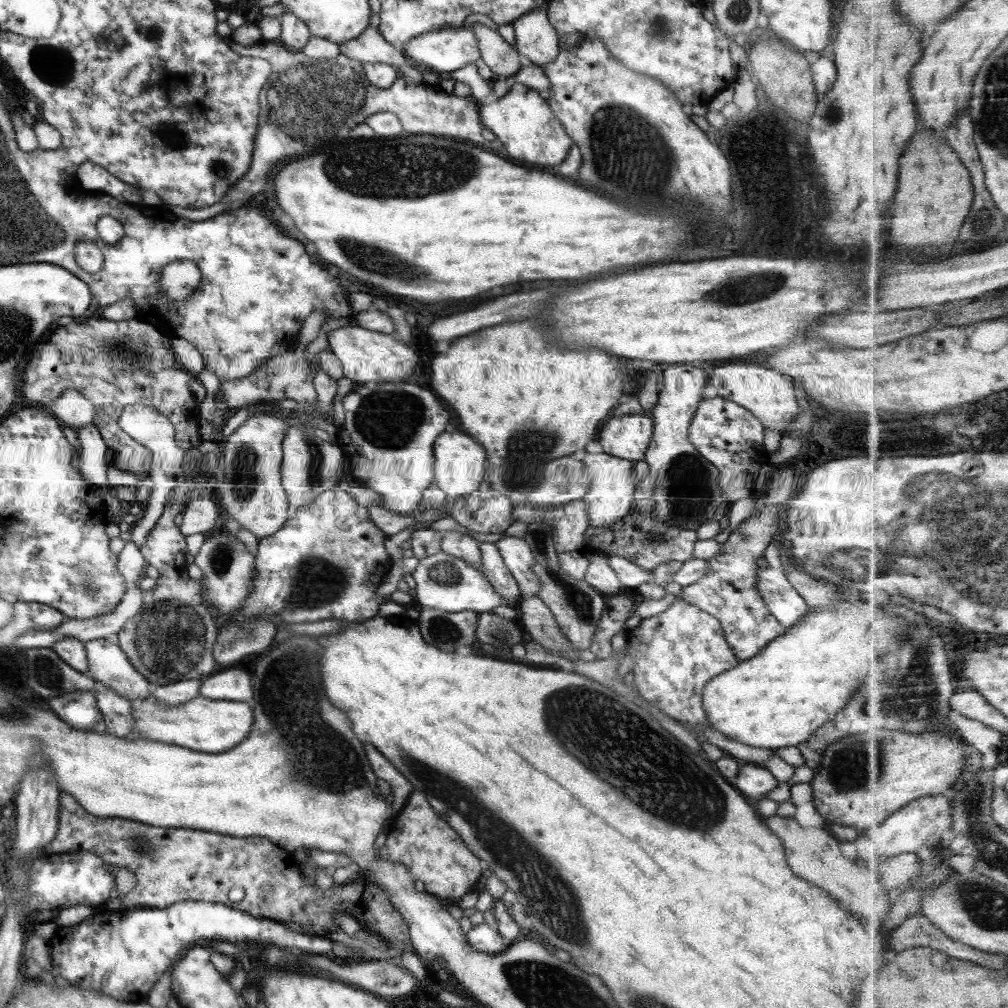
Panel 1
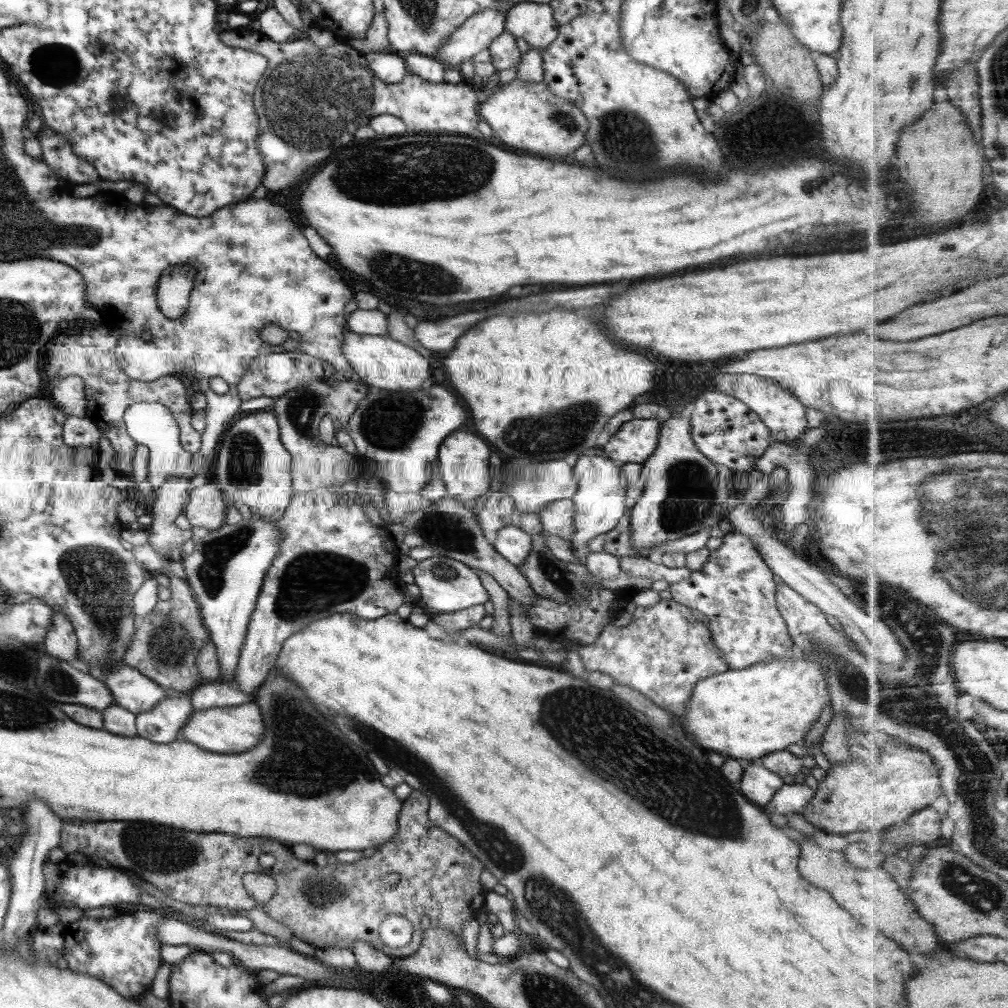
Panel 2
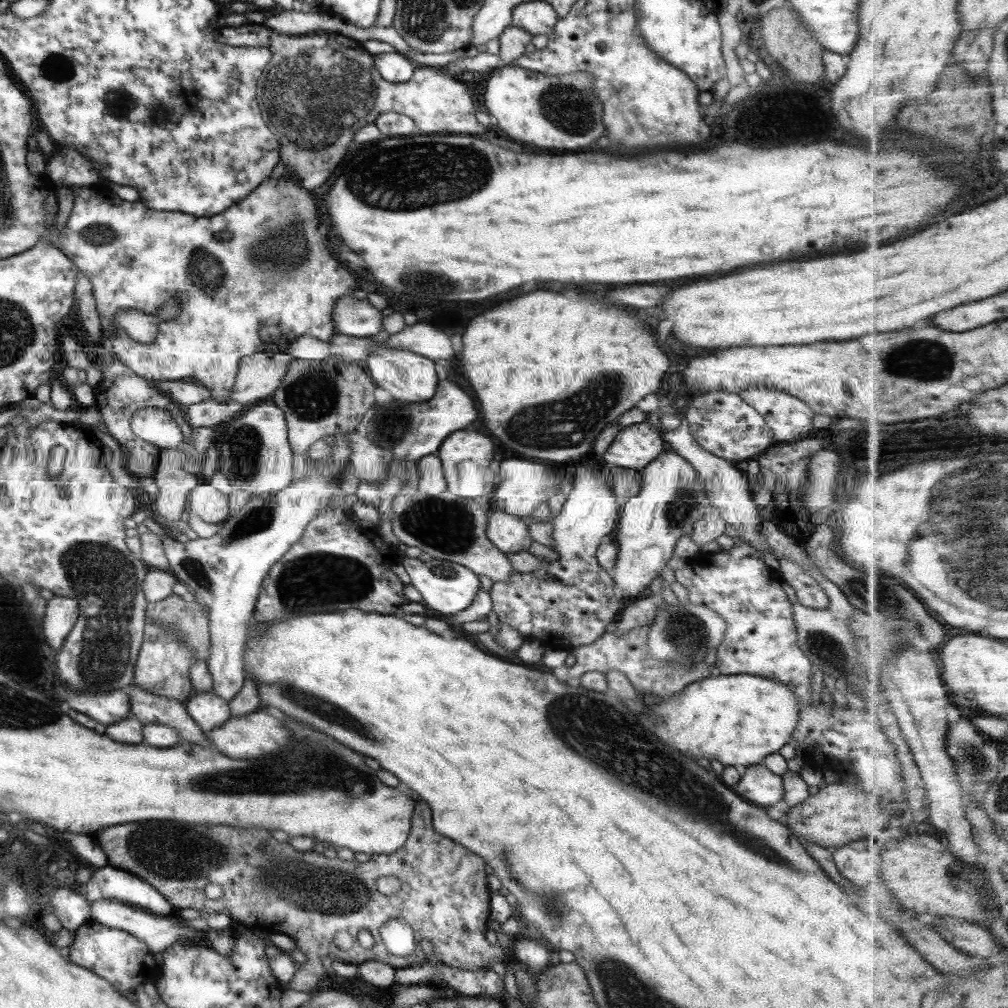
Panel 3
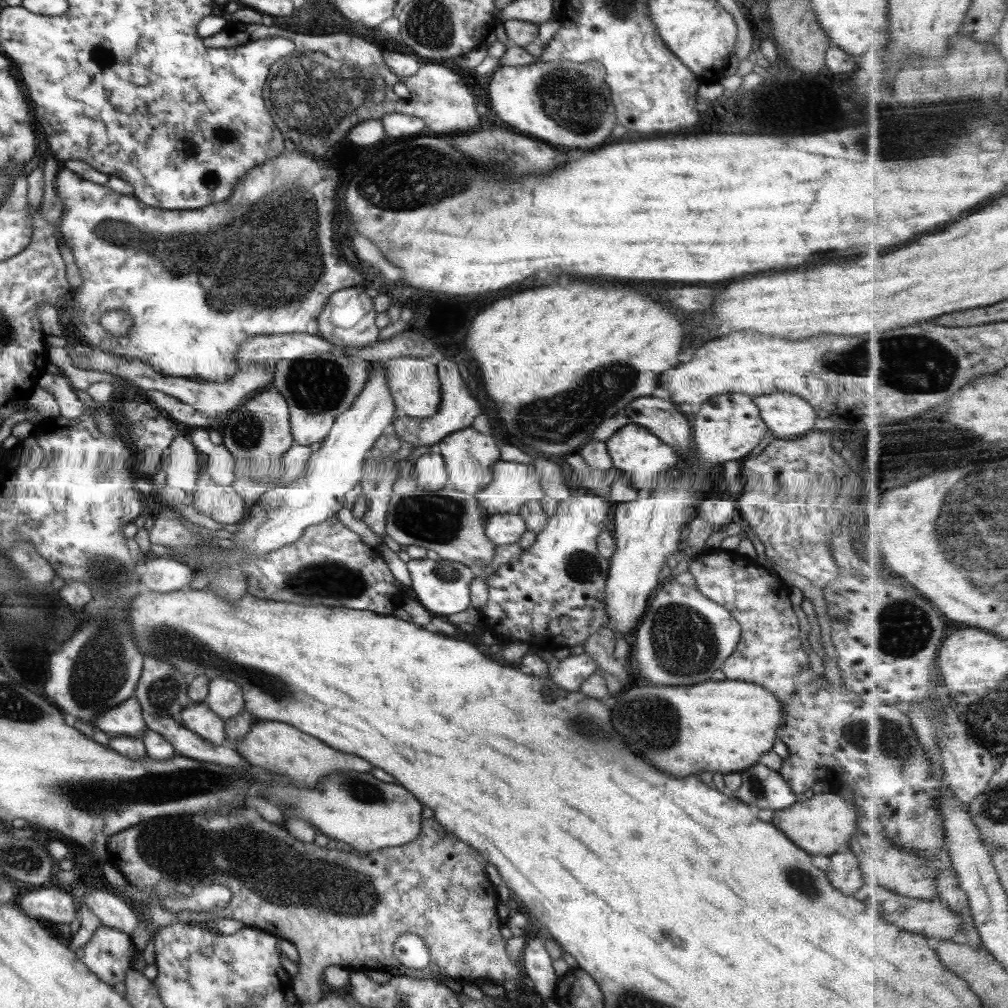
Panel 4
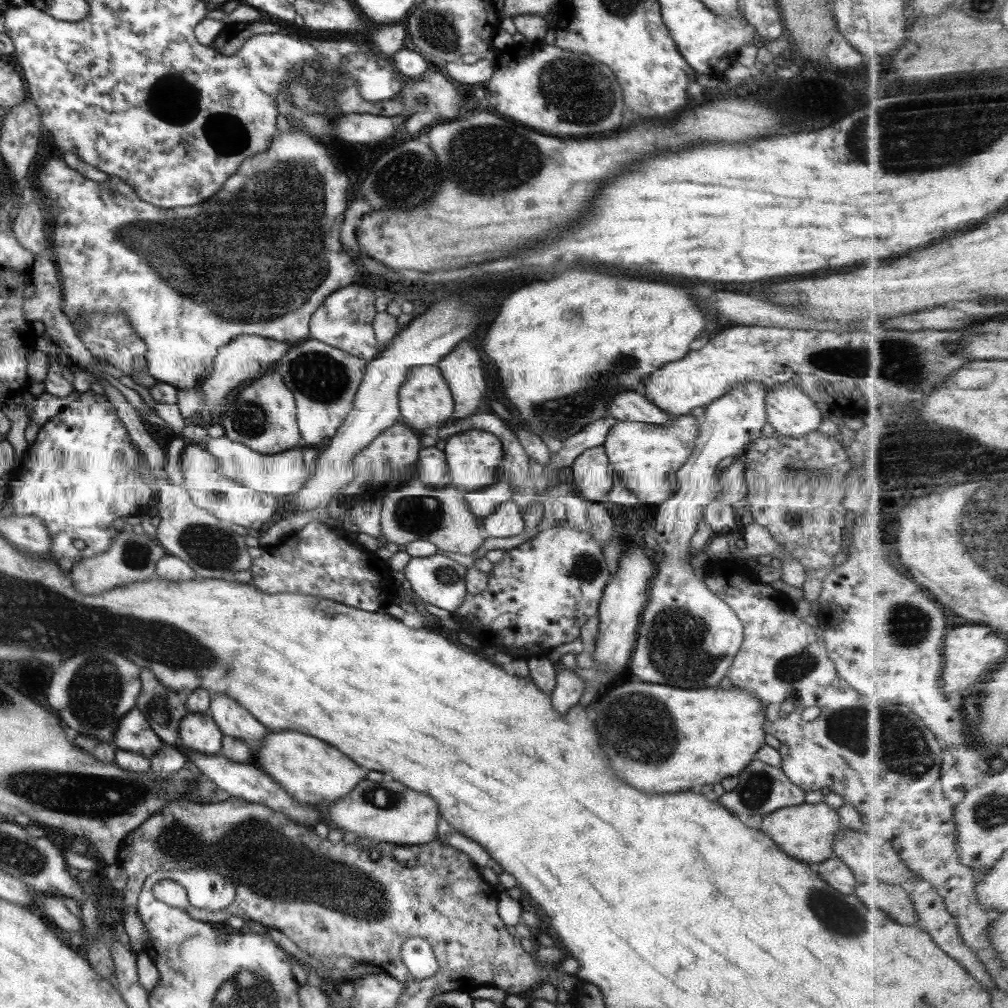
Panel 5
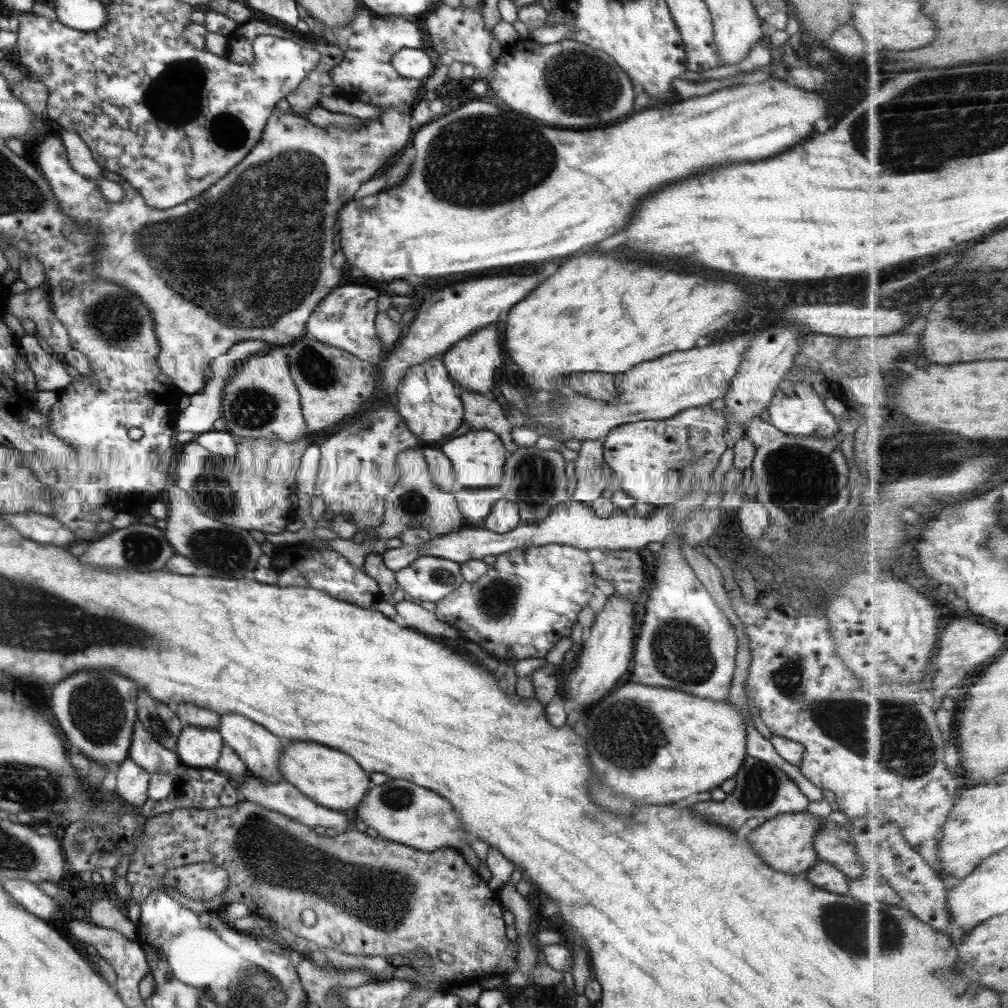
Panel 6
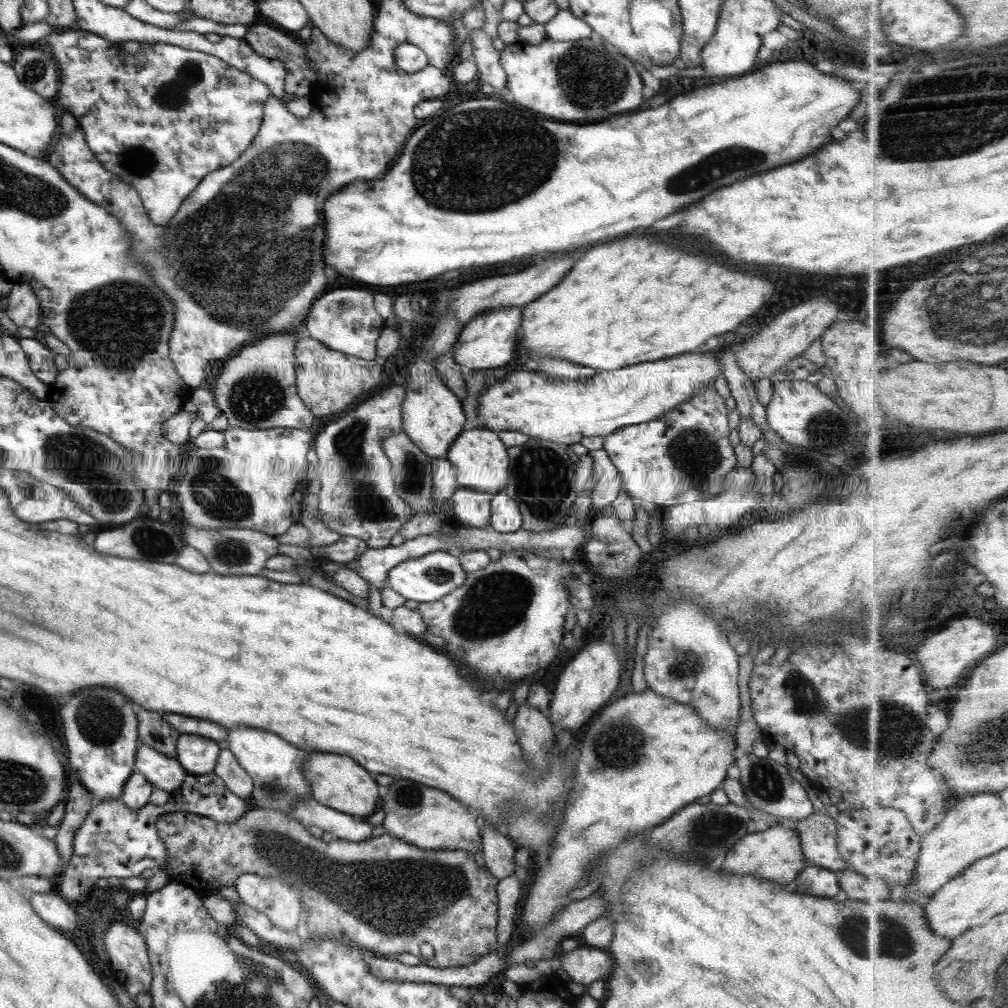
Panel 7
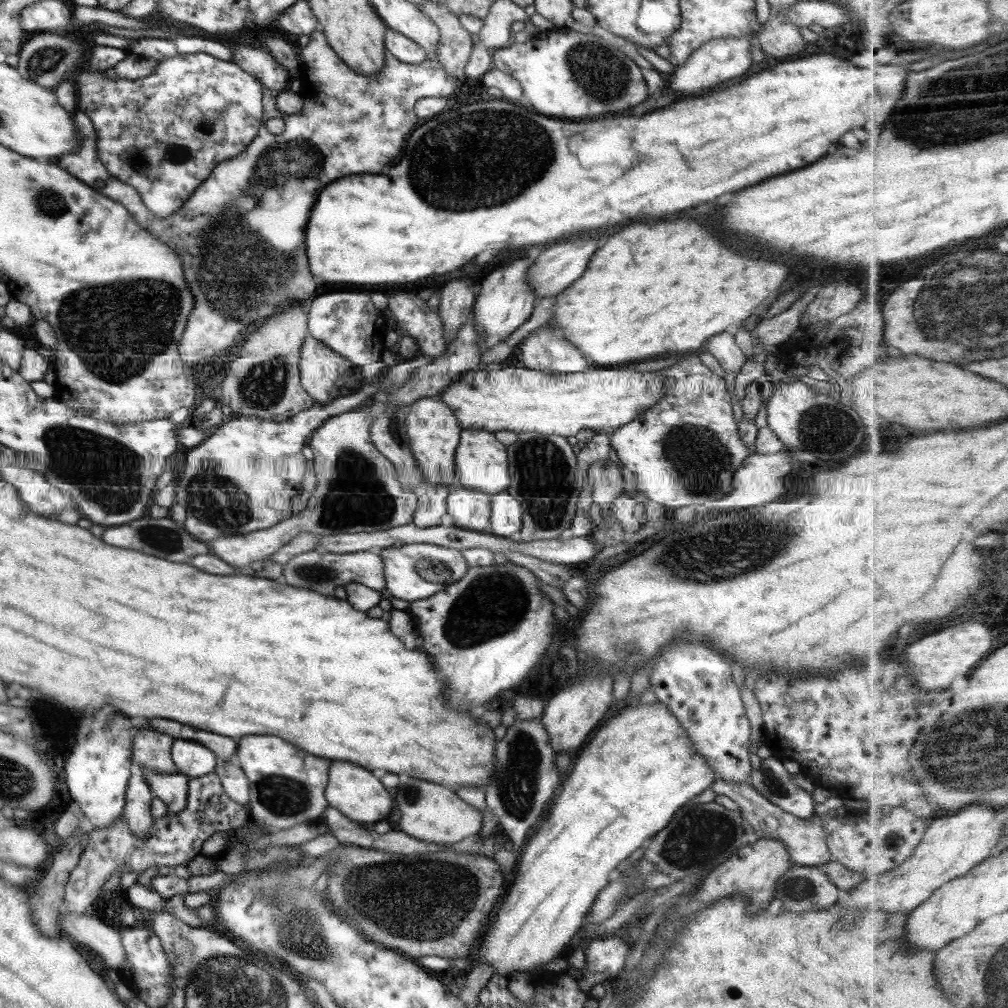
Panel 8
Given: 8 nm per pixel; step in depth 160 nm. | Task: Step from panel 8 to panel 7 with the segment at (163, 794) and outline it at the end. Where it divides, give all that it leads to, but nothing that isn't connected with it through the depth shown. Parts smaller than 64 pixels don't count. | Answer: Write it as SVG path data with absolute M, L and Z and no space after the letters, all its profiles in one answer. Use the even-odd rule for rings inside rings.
M139 743L136 753L135 771L142 773L148 782L151 782L154 787L165 790L168 794L178 792L183 785L184 779L188 774L184 768L177 762L177 759L167 757L144 743Z

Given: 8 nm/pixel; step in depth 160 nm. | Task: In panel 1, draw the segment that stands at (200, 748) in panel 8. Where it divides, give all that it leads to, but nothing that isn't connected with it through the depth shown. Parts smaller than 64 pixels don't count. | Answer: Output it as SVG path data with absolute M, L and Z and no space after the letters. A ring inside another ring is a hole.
M231 668L216 671L204 679L200 695L210 700L229 700L251 703L254 696L252 673L243 669Z

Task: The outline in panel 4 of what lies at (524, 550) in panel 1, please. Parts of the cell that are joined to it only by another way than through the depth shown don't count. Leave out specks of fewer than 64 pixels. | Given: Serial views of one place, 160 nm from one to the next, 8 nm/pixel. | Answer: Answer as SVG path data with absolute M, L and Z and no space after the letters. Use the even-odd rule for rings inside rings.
M490 515L485 524L485 535L496 547L516 544L526 532L526 524L519 515Z

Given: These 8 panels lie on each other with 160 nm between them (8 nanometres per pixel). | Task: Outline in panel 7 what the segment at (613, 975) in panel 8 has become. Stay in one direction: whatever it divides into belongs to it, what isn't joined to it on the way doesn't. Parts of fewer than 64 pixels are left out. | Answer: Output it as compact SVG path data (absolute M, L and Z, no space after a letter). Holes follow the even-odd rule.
M581 945L572 951L559 950L556 957L562 962L562 970L570 976L576 984L585 989L592 982L607 978L612 974L614 962L606 949Z

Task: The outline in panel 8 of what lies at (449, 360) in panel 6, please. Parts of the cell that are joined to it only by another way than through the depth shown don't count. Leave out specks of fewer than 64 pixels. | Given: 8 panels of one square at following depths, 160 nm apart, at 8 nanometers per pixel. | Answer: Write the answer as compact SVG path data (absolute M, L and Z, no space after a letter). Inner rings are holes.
M534 253L523 259L516 259L508 265L496 267L486 275L484 282L480 282L482 290L476 296L472 317L477 326L477 332L481 336L481 342L484 342L482 346L485 347L486 340L490 338L507 339L530 318L538 300L534 289L527 281L527 270L533 263L533 256Z

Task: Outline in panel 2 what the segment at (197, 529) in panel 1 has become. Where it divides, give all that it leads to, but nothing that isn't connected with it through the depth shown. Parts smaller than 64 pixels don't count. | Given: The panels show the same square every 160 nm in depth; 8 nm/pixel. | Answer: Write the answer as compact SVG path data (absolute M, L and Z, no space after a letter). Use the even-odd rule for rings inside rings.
M210 484L194 488L184 515L190 521L192 528L205 528L208 531L220 529L225 524L224 518L226 518L224 494Z

